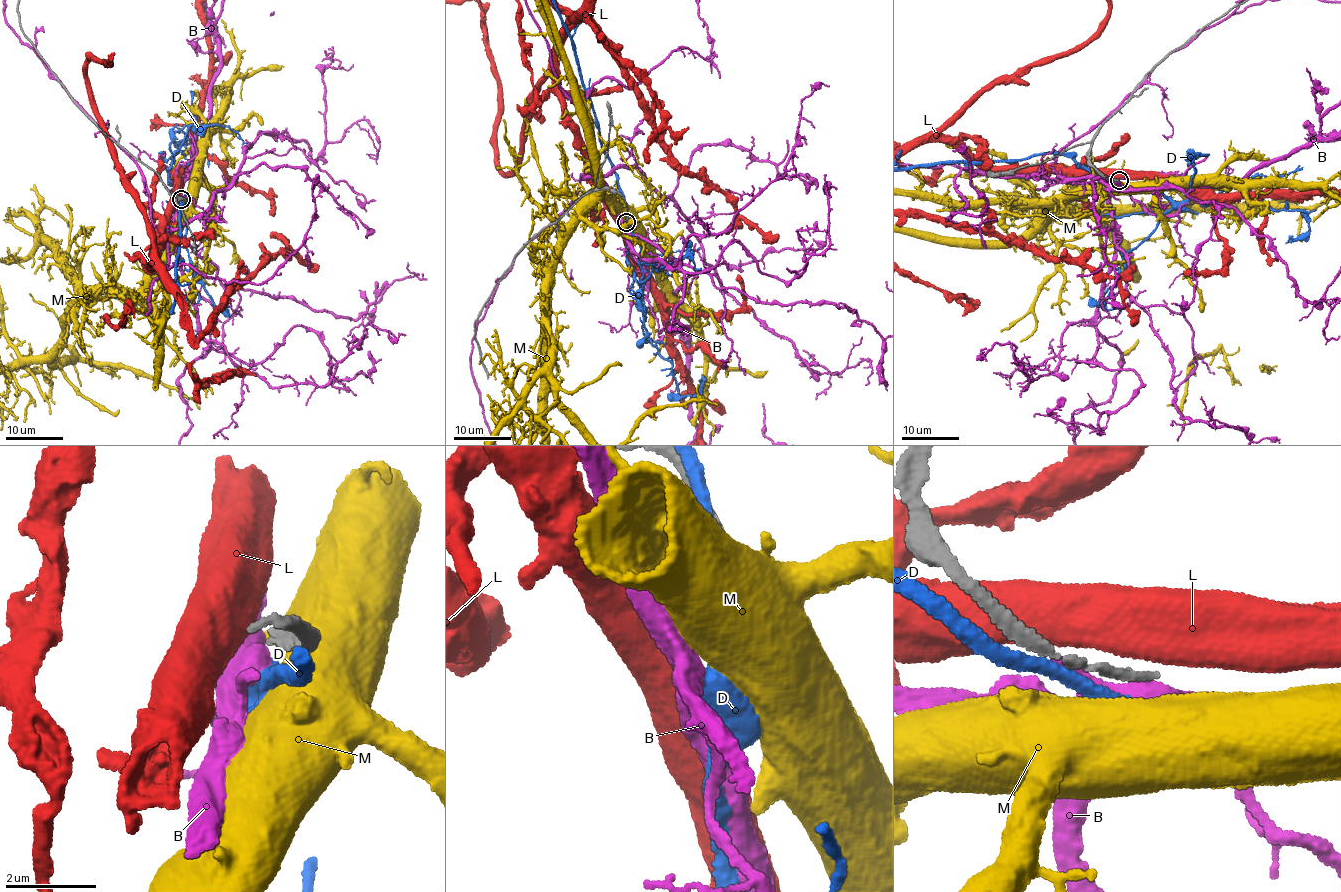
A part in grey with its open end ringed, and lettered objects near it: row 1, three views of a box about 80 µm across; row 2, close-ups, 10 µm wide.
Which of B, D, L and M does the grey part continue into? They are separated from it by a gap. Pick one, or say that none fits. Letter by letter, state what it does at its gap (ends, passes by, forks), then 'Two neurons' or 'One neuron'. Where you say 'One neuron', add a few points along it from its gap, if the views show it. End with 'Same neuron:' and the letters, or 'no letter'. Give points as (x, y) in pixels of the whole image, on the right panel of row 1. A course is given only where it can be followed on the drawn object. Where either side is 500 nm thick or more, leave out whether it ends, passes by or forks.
B: Two neurons
D: Two neurons
L: Two neurons
M: Two neurons
Same neuron: no letter

